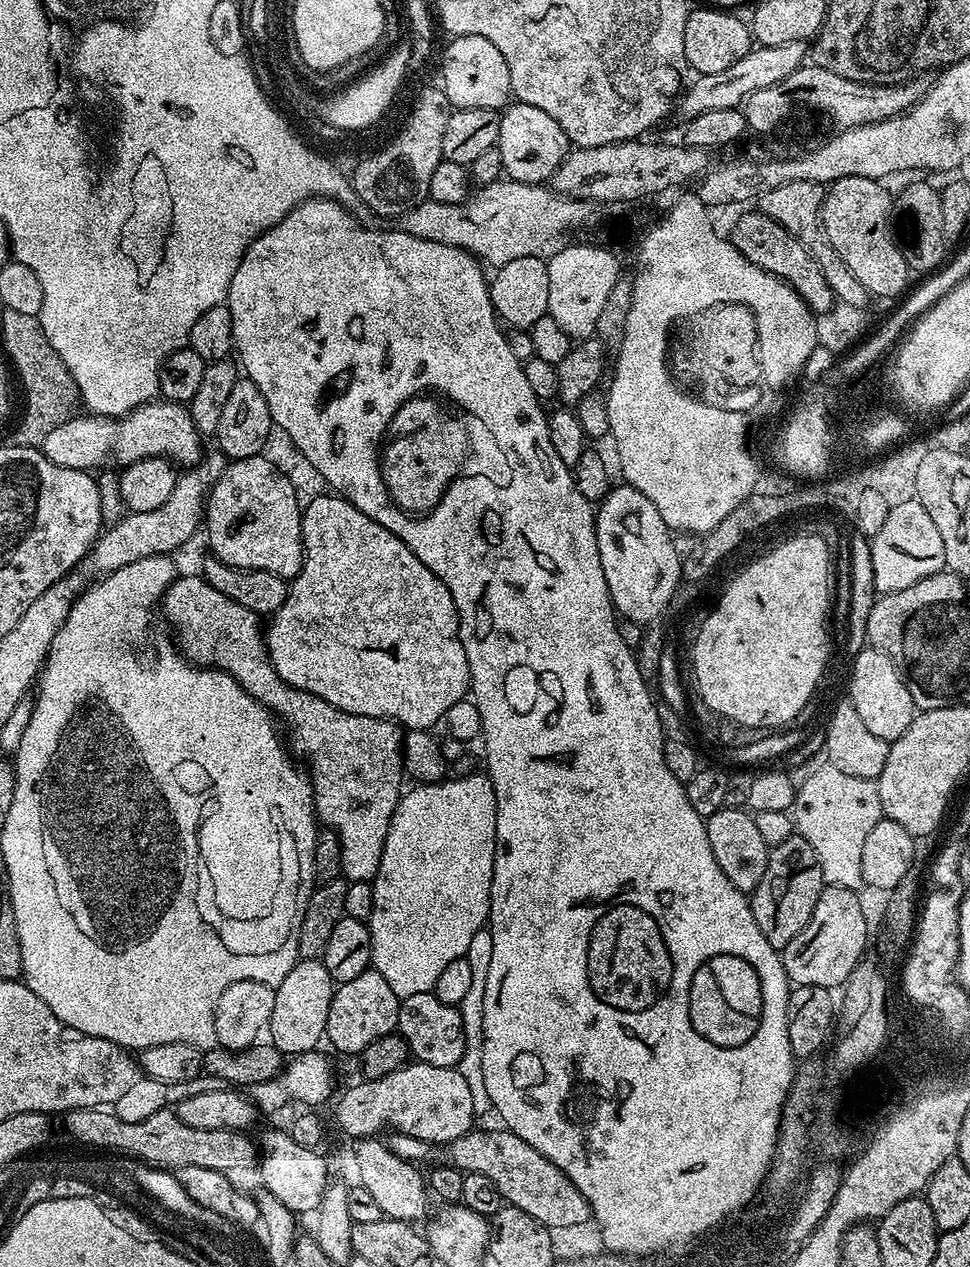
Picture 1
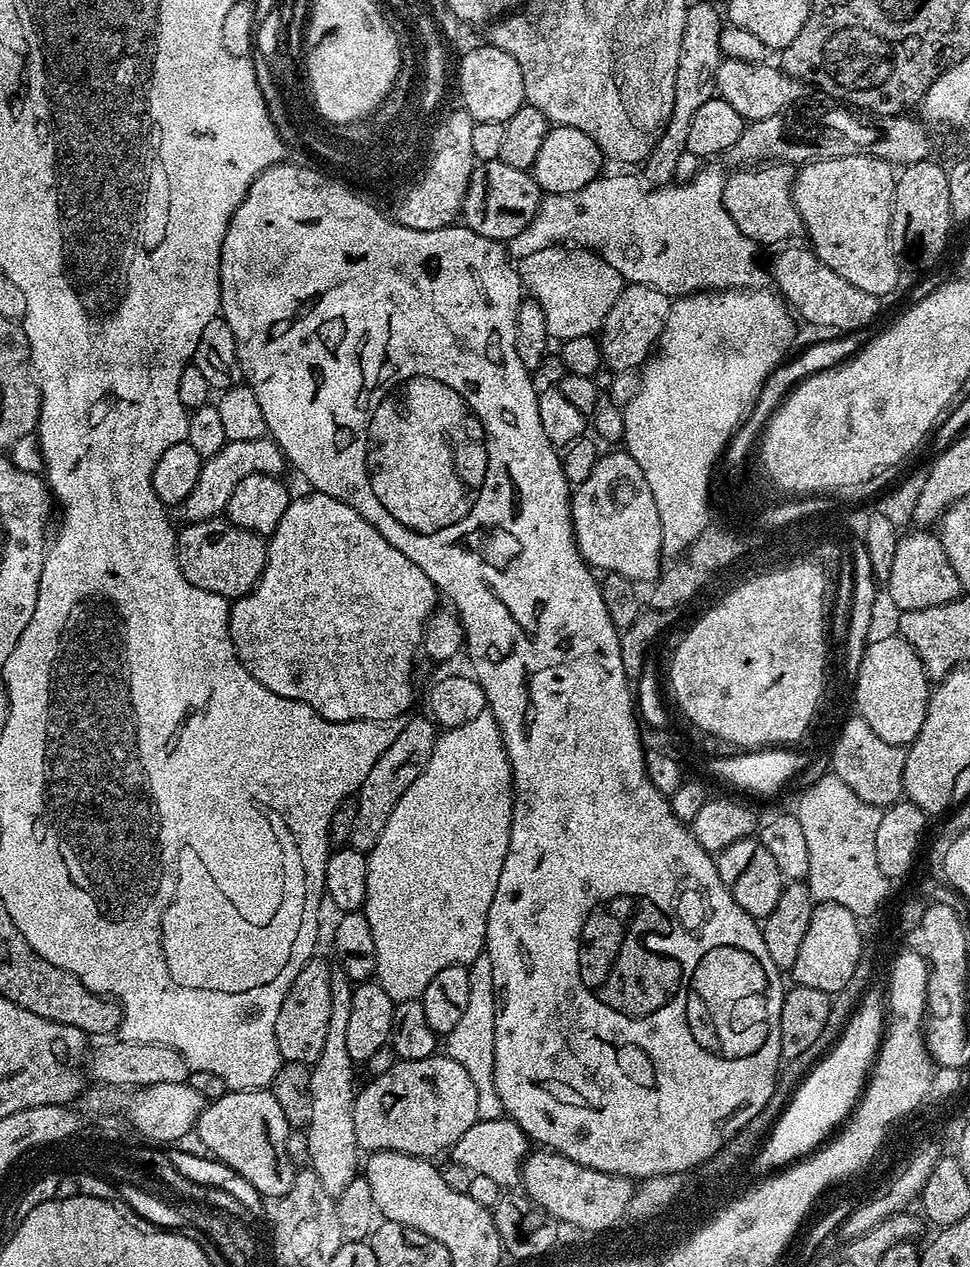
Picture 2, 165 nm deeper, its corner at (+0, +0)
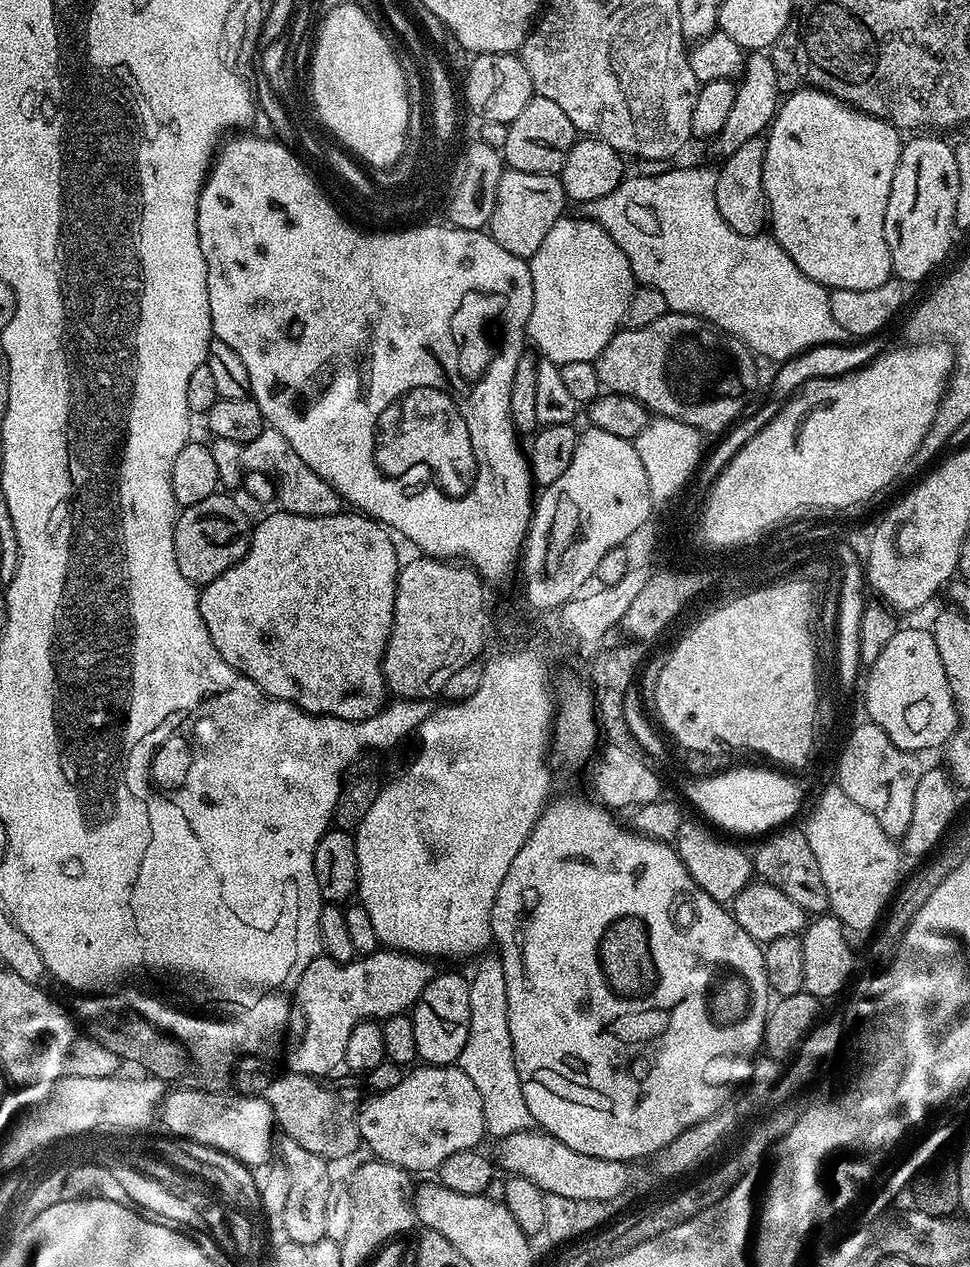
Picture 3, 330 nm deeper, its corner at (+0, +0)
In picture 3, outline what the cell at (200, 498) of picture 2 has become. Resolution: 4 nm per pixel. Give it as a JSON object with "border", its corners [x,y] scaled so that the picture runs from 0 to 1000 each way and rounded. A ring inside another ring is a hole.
{"border":[[[273,336],[262,349],[252,351],[249,365],[255,372],[274,374],[274,377],[282,380],[285,395],[292,403],[308,407],[339,407],[352,403],[353,395],[348,389],[337,379],[328,377],[328,374],[324,374],[324,371],[320,371],[311,361],[307,361],[303,352],[299,352],[299,349],[295,349],[287,339]]]}

